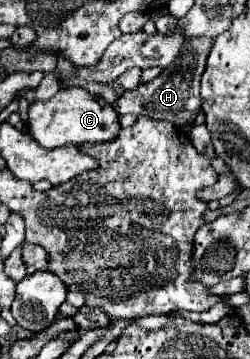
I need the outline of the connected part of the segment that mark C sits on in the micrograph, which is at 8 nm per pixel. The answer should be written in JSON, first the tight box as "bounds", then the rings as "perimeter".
{"bounds":[28,87,120,149],"perimeter":[[[80,87],[60,89],[50,101],[34,101],[28,111],[28,133],[36,137],[42,147],[54,149],[60,145],[82,145],[82,143],[104,143],[116,139],[120,133],[120,115],[102,97],[88,93]]]}

